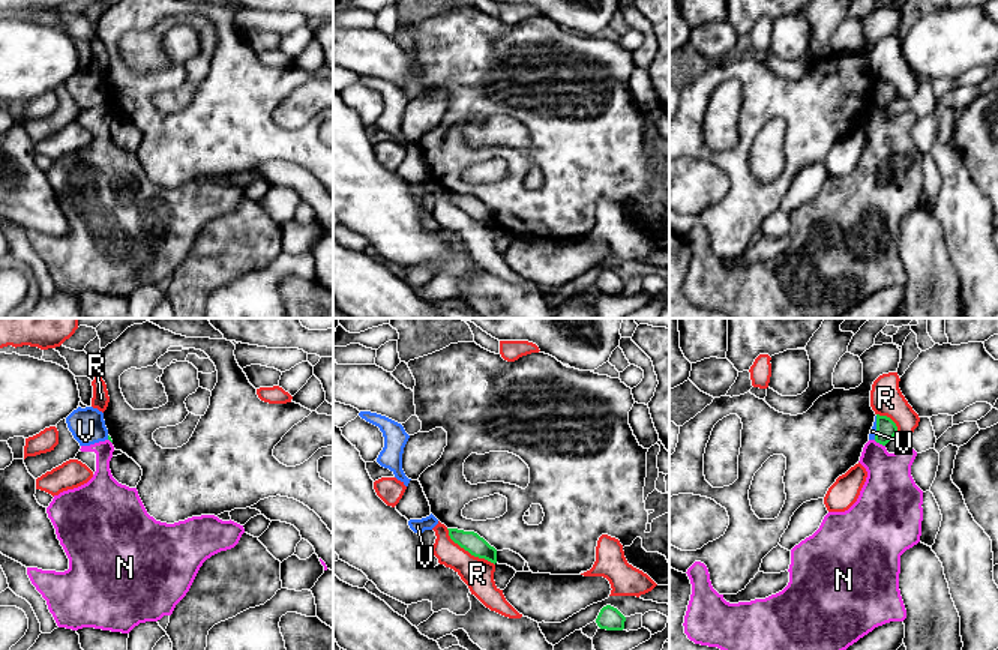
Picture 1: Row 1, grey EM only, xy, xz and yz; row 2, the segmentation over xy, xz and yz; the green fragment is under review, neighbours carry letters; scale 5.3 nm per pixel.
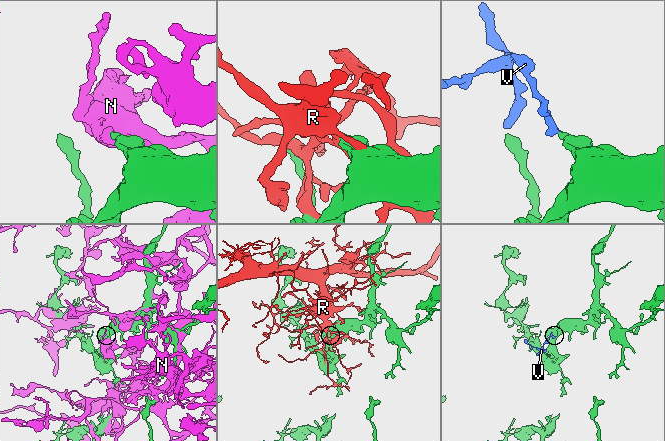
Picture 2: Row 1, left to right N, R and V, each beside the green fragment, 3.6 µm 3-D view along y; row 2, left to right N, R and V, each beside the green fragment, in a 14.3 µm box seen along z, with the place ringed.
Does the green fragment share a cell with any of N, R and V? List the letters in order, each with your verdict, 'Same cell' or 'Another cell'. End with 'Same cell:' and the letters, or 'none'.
N: Another cell
R: Another cell
V: Another cell
Same cell: none

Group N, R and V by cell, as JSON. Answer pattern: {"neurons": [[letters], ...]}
{"neurons": [["N"], ["R"], ["V"]]}

